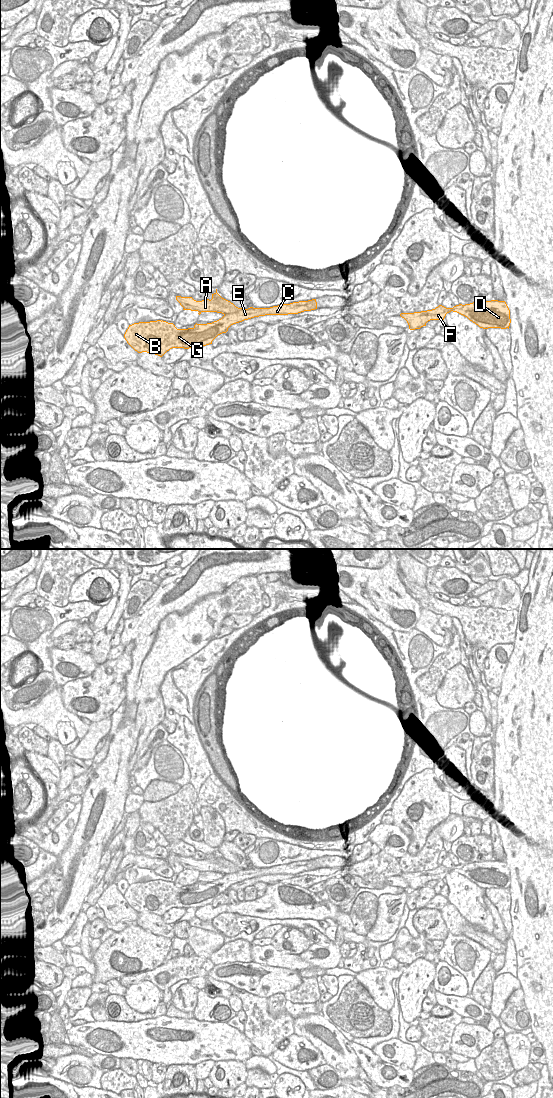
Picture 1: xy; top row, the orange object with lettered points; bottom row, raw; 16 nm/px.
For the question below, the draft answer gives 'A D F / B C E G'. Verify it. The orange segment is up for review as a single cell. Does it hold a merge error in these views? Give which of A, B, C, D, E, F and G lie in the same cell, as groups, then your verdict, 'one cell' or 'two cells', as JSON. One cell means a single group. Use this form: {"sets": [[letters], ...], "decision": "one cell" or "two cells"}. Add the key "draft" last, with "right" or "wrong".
{"sets": [["A", "D", "F"], ["B", "C", "E", "G"]], "decision": "two cells", "draft": "right"}

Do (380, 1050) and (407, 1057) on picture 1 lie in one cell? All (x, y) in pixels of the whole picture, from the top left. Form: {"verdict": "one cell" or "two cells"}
{"verdict": "one cell"}

